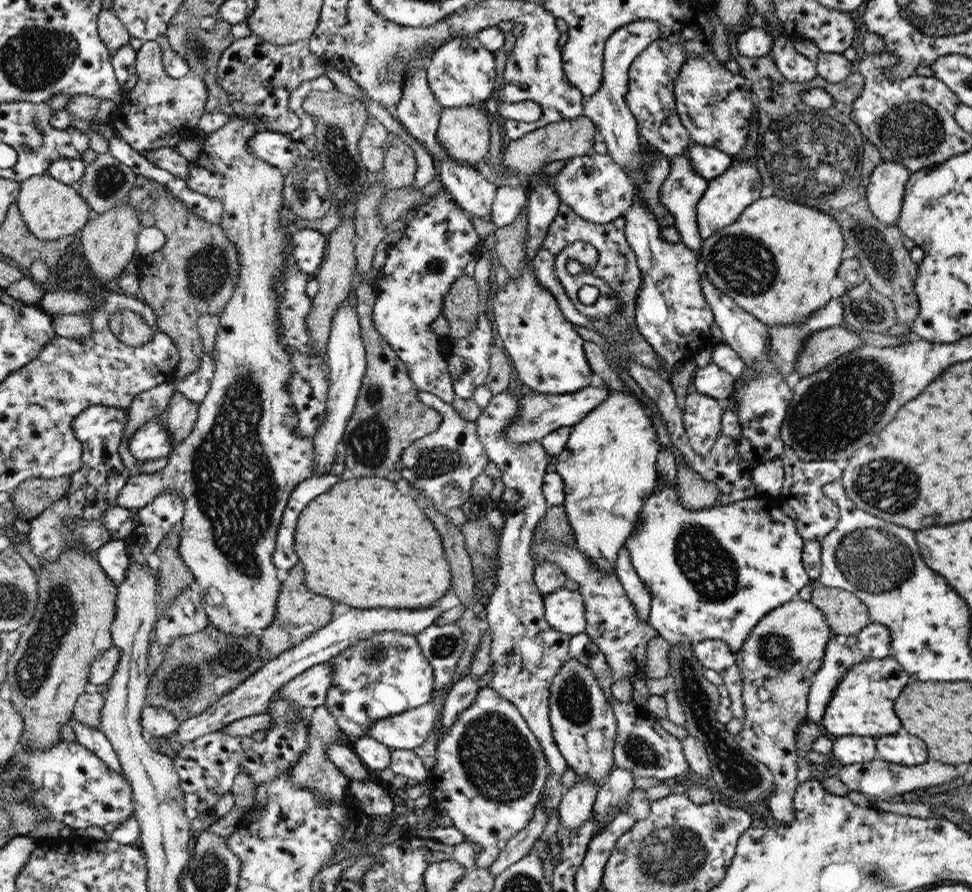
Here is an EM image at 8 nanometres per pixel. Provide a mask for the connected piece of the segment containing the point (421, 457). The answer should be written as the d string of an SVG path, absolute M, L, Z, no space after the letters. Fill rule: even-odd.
M419 391L419 399L429 406L433 411L441 417L438 428L415 440L402 453L401 464L403 467L399 470L400 478L403 478L414 490L419 490L429 501L433 507L441 514L446 514L450 508L456 508L464 504L471 495L471 487L474 479L484 471L486 464L489 462L489 456L486 452L486 447L477 436L477 422L469 421L462 418L450 403L444 402L438 396L429 392Z

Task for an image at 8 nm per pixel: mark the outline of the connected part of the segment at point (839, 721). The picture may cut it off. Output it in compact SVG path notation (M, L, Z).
M866 657L864 662L852 665L838 681L820 725L836 737L854 735L877 738L896 734L902 728L902 722L894 713L894 703L908 683L908 674L891 657L884 660Z

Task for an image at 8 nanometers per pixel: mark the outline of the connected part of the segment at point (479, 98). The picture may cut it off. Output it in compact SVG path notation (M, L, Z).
M477 36L454 37L442 45L426 64L427 81L436 101L443 108L457 108L466 105L484 105L494 90L496 71L494 53L482 46Z

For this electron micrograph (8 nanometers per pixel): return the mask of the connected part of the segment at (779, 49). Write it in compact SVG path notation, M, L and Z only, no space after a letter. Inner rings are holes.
M784 36L778 38L776 44L773 43L772 54L777 69L786 80L808 82L808 80L816 78L815 62L798 52L794 52L794 43L791 43L788 38L784 38Z

